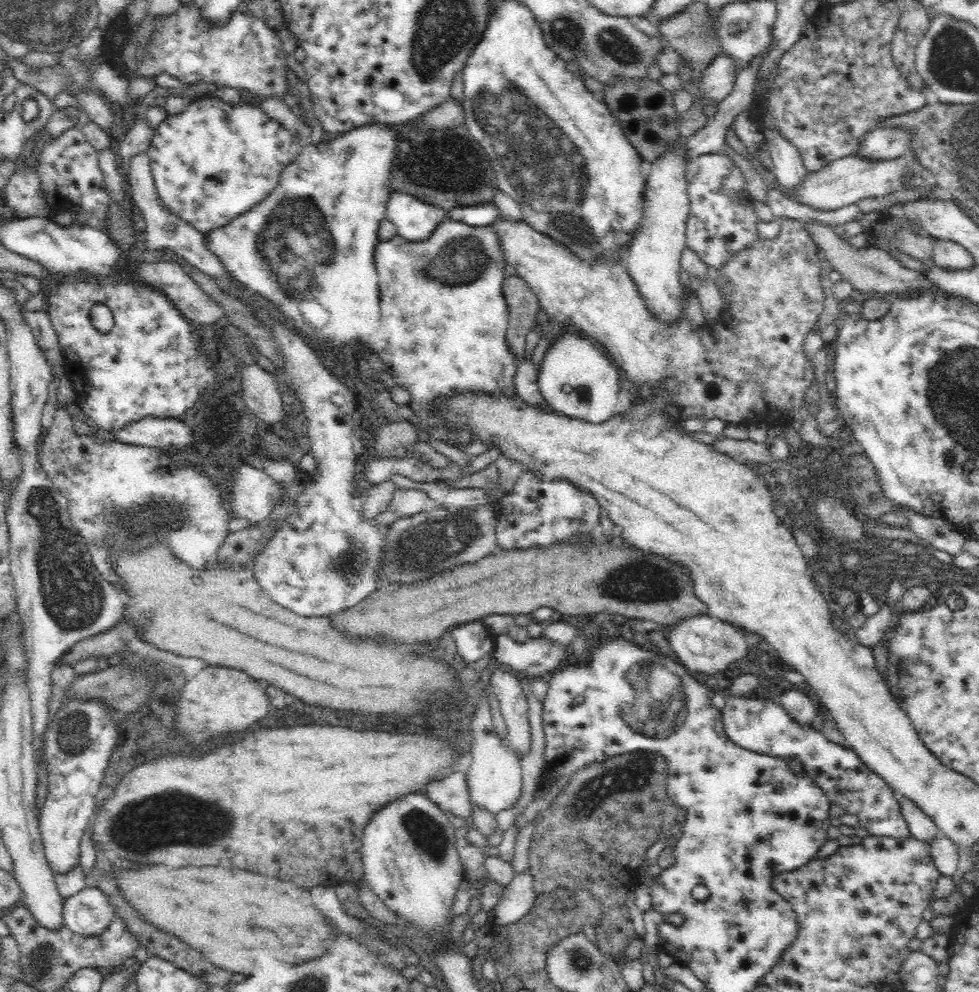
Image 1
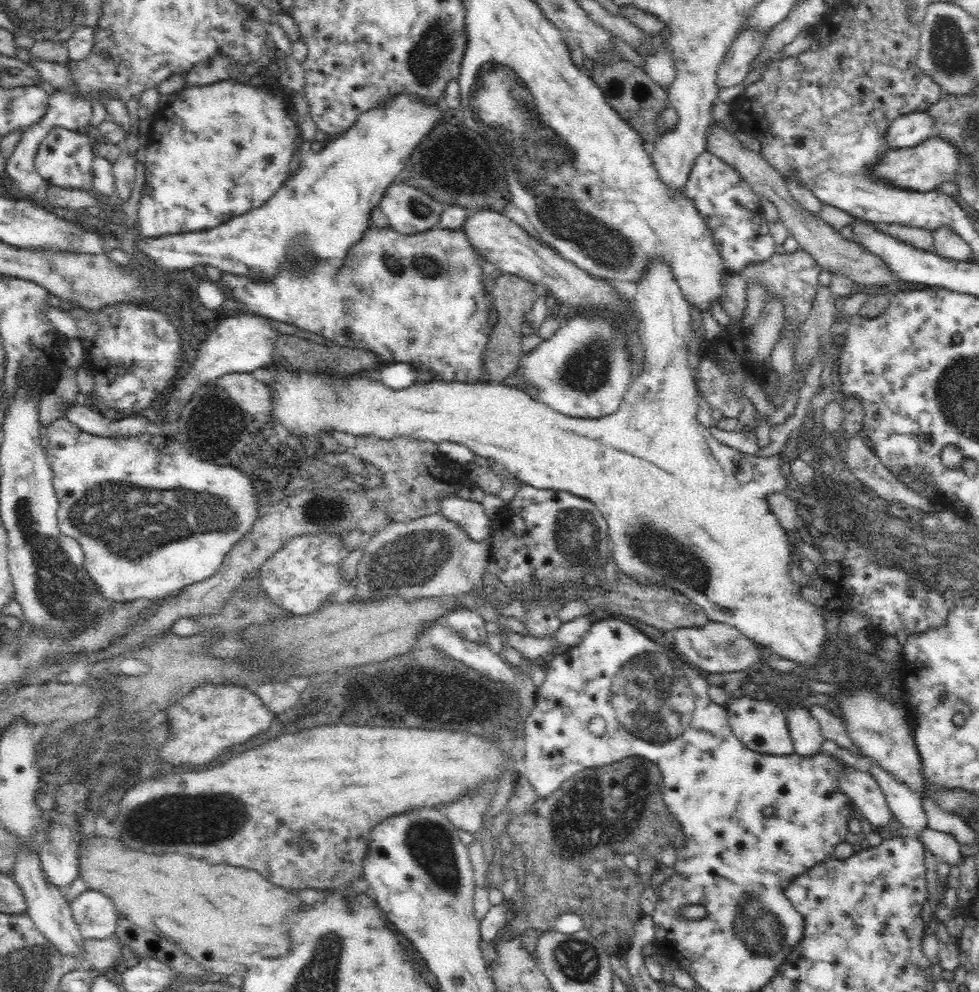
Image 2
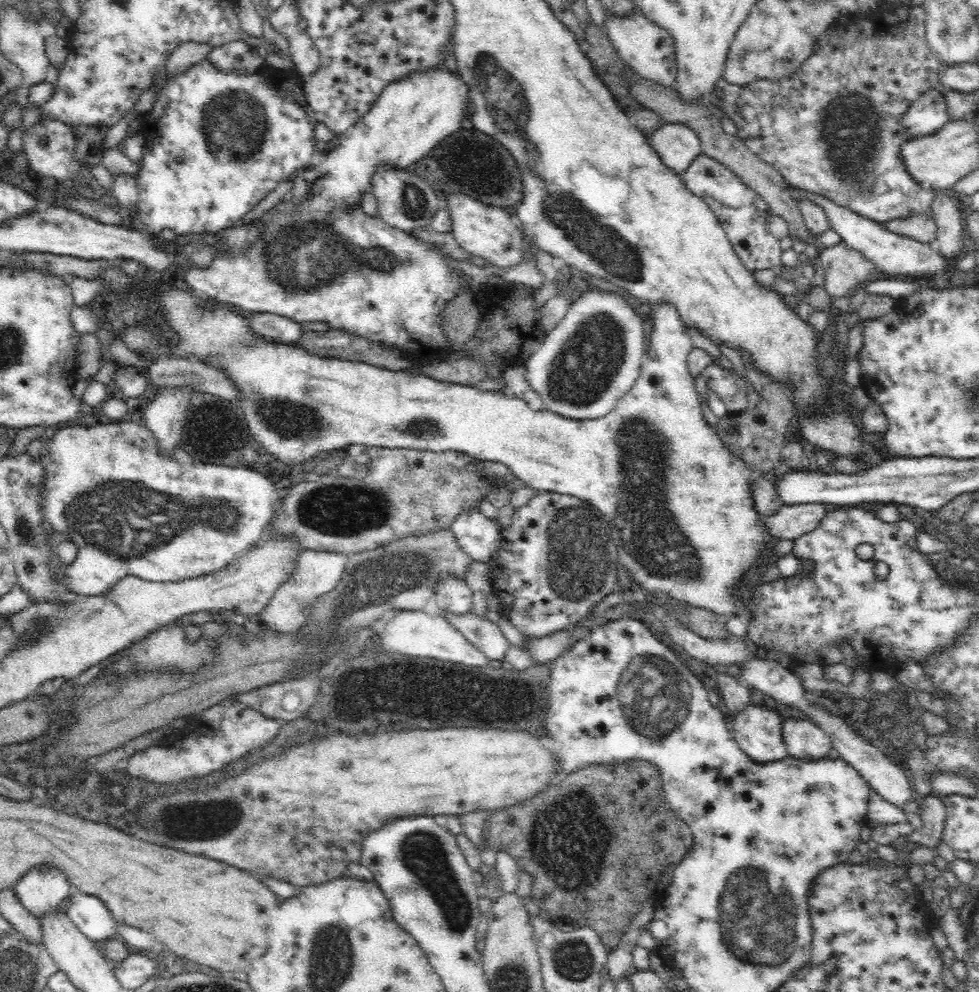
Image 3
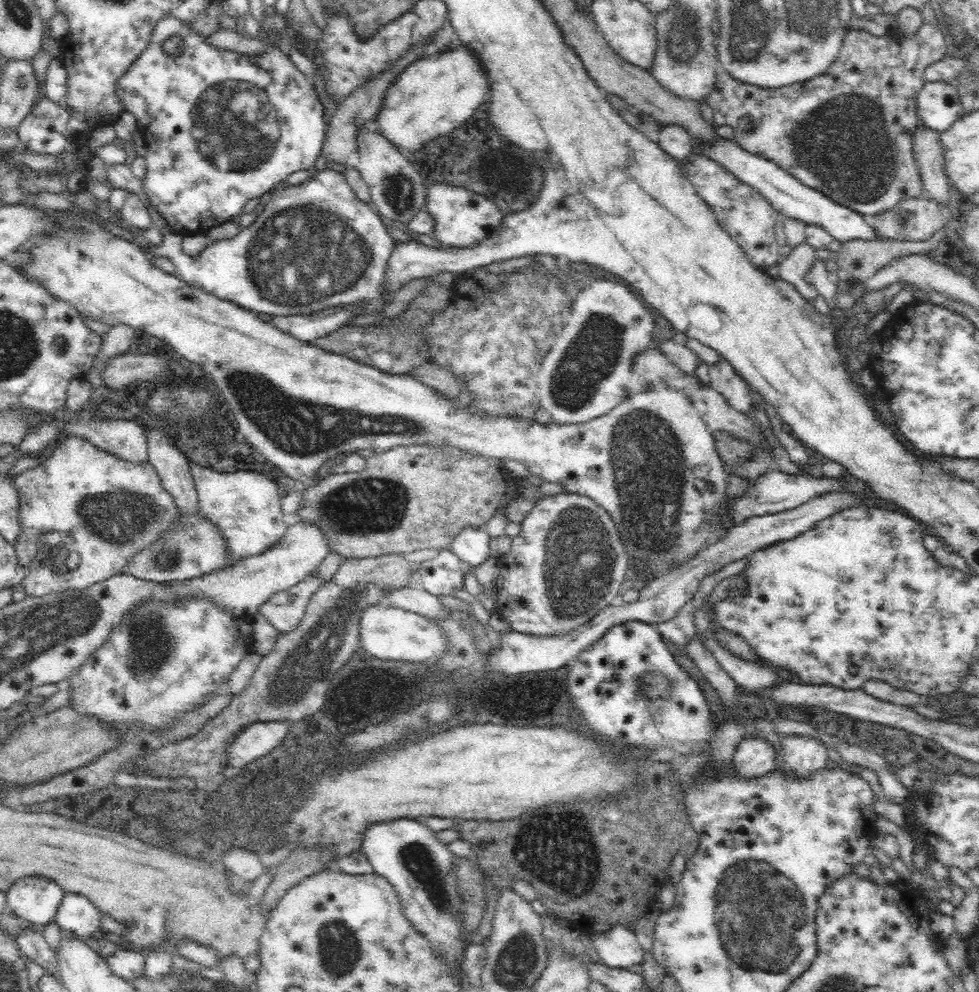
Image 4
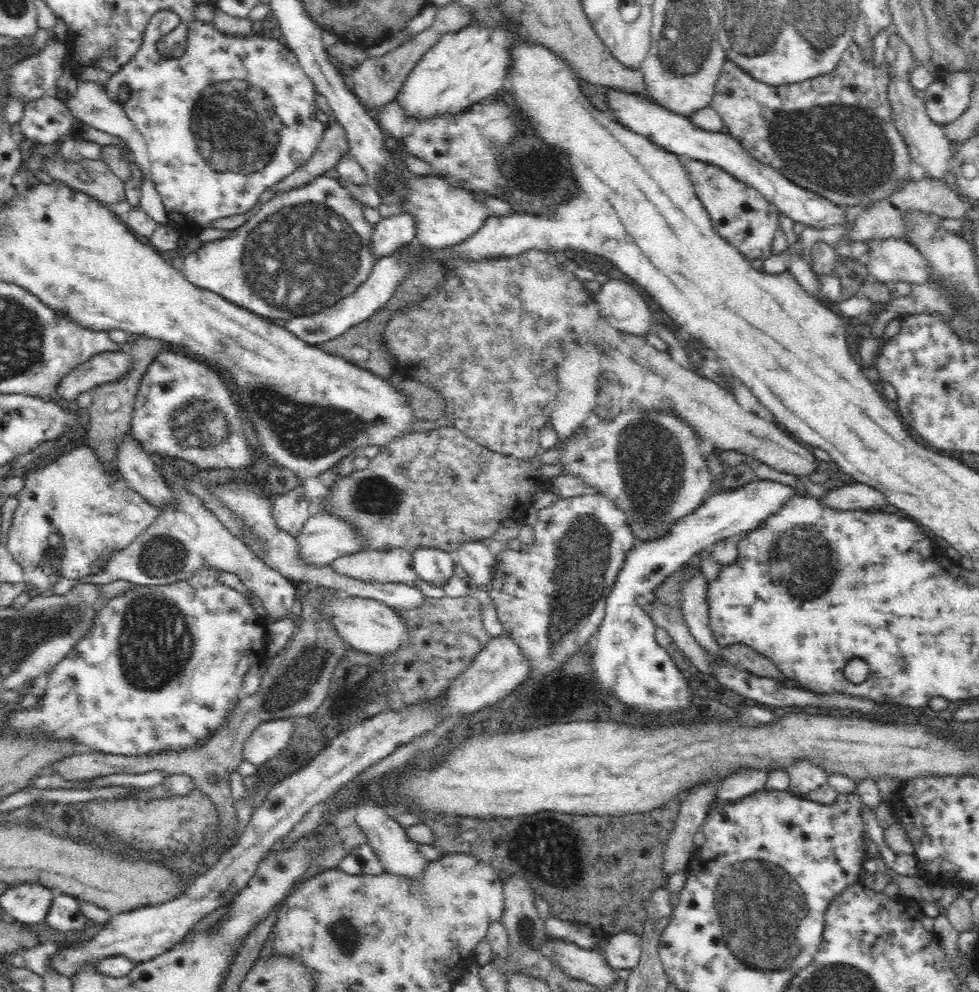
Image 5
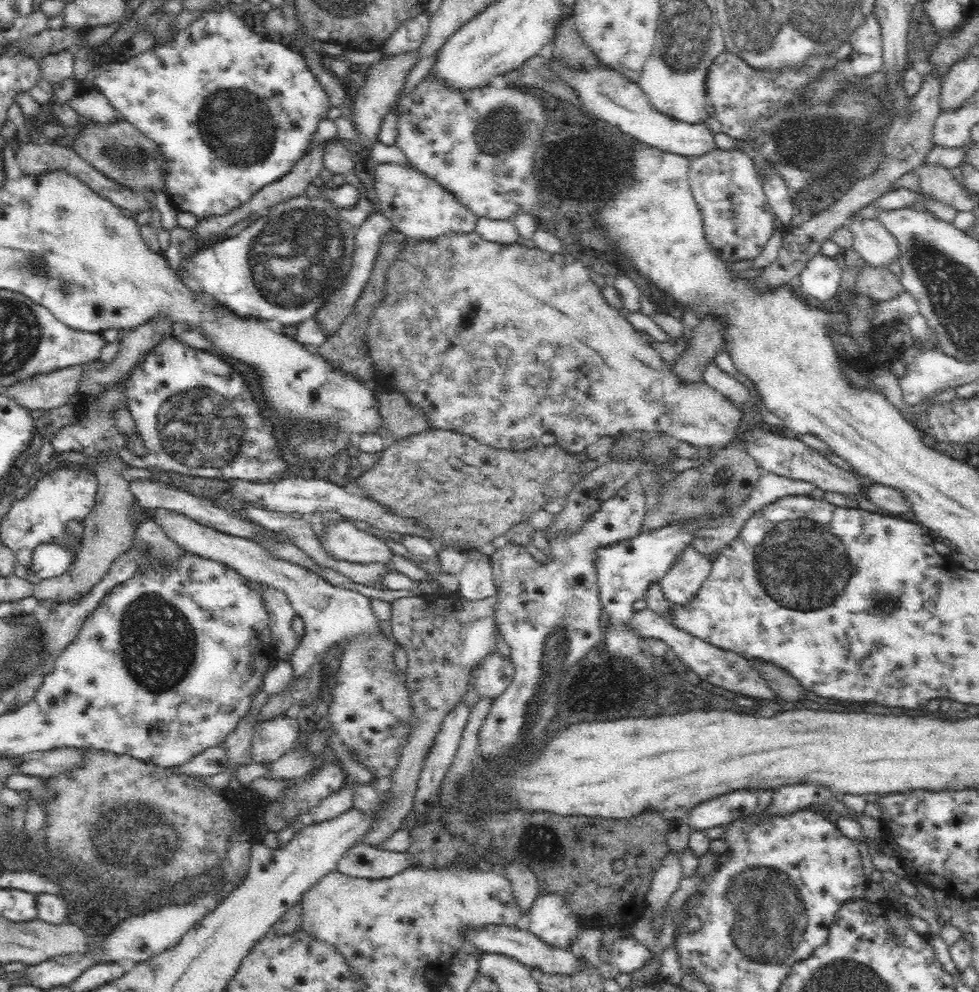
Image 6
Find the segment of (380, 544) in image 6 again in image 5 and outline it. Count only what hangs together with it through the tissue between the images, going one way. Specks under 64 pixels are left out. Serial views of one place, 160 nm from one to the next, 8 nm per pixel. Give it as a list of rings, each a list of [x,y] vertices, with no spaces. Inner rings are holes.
[[[330,511],[313,512],[308,522],[304,525],[304,532],[297,540],[300,549],[302,549],[303,557],[310,564],[319,564],[320,566],[330,565],[337,558],[358,554],[366,550],[372,550],[372,541],[368,541],[368,537],[364,537],[364,533],[351,520],[346,520],[340,515],[336,515]]]

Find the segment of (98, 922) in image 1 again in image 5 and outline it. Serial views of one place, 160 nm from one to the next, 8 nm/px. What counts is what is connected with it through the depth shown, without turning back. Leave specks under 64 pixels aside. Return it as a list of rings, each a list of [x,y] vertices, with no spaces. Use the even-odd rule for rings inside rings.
[[[55,892],[50,900],[48,912],[44,916],[44,923],[58,932],[67,932],[80,930],[86,924],[84,918],[86,915],[82,915],[80,912],[75,896]]]

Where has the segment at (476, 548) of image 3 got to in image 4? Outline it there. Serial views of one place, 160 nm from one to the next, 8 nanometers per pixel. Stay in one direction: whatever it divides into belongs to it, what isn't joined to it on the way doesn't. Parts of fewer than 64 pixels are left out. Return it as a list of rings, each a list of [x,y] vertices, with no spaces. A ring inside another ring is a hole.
[[[467,528],[454,542],[452,542],[452,551],[454,551],[463,566],[476,568],[484,564],[491,557],[489,549],[490,538],[484,529]]]

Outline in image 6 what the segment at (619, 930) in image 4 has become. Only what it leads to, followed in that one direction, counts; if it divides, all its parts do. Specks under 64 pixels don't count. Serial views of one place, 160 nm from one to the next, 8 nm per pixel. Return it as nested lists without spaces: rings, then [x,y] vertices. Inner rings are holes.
[[[633,936],[615,940],[609,958],[609,961],[620,969],[620,972],[625,972],[628,975],[644,968],[648,962],[653,960],[654,954]]]

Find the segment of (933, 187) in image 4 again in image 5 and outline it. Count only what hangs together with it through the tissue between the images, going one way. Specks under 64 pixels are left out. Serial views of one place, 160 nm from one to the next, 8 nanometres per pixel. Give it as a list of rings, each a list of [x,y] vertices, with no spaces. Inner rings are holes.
[[[892,25],[890,29],[892,34],[888,36],[888,44],[884,50],[885,65],[889,73],[886,99],[888,99],[888,107],[894,117],[896,129],[907,146],[911,160],[920,164],[925,174],[944,176],[945,172],[951,168],[948,165],[948,160],[955,149],[945,138],[942,124],[936,123],[928,114],[924,97],[916,95],[911,80],[908,79],[911,74],[910,68],[914,62],[910,47],[904,43],[896,26]]]

